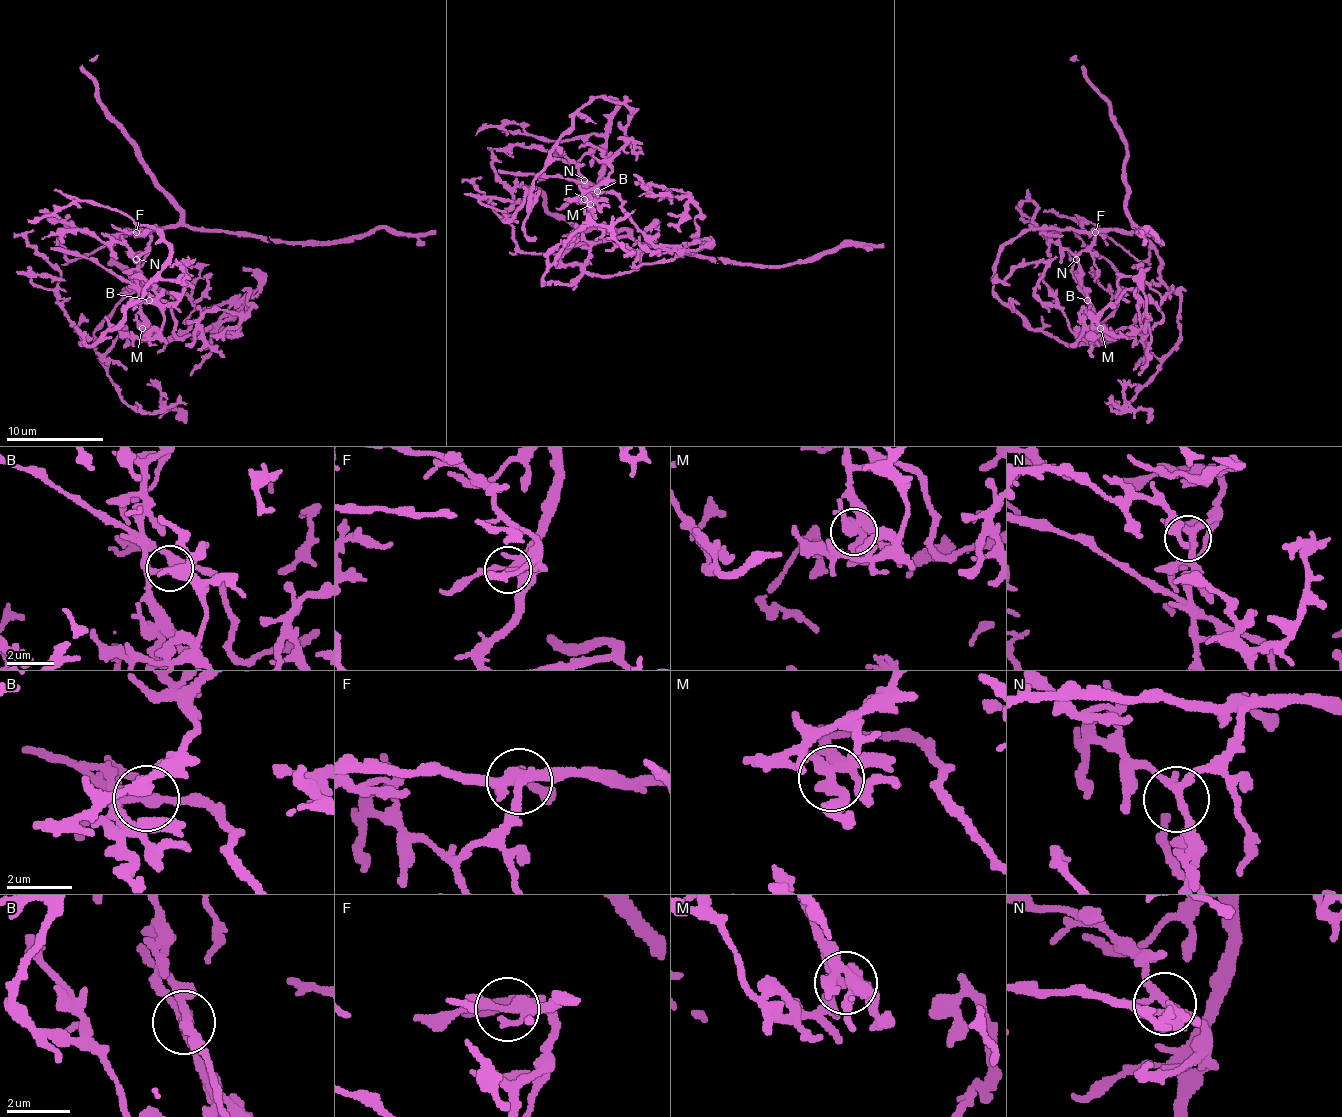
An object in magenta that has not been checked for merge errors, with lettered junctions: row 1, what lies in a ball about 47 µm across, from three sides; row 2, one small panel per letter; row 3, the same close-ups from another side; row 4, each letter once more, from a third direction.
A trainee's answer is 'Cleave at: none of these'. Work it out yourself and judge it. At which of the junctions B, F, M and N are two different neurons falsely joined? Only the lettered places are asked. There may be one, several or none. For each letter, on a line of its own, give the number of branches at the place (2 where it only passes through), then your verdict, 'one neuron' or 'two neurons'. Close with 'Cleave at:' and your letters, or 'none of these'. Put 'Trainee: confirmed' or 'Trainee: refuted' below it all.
B: 3 | two neurons
F: 6 | one neuron
M: 6 | one neuron
N: 5 | one neuron
Cleave at: B
Trainee: refuted

